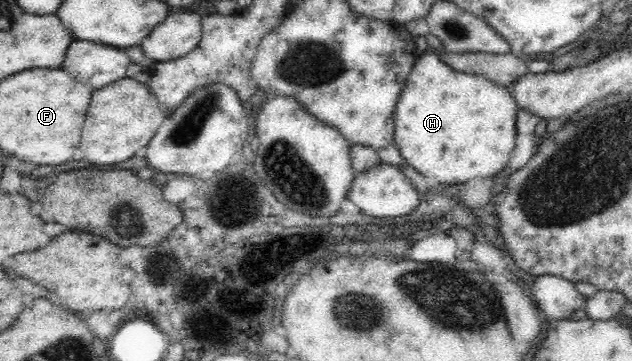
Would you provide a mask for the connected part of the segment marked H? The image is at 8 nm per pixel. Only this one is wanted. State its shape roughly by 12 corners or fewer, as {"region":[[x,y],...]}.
{"region":[[418,55],[393,116],[401,157],[454,185],[515,148],[505,86]]}

